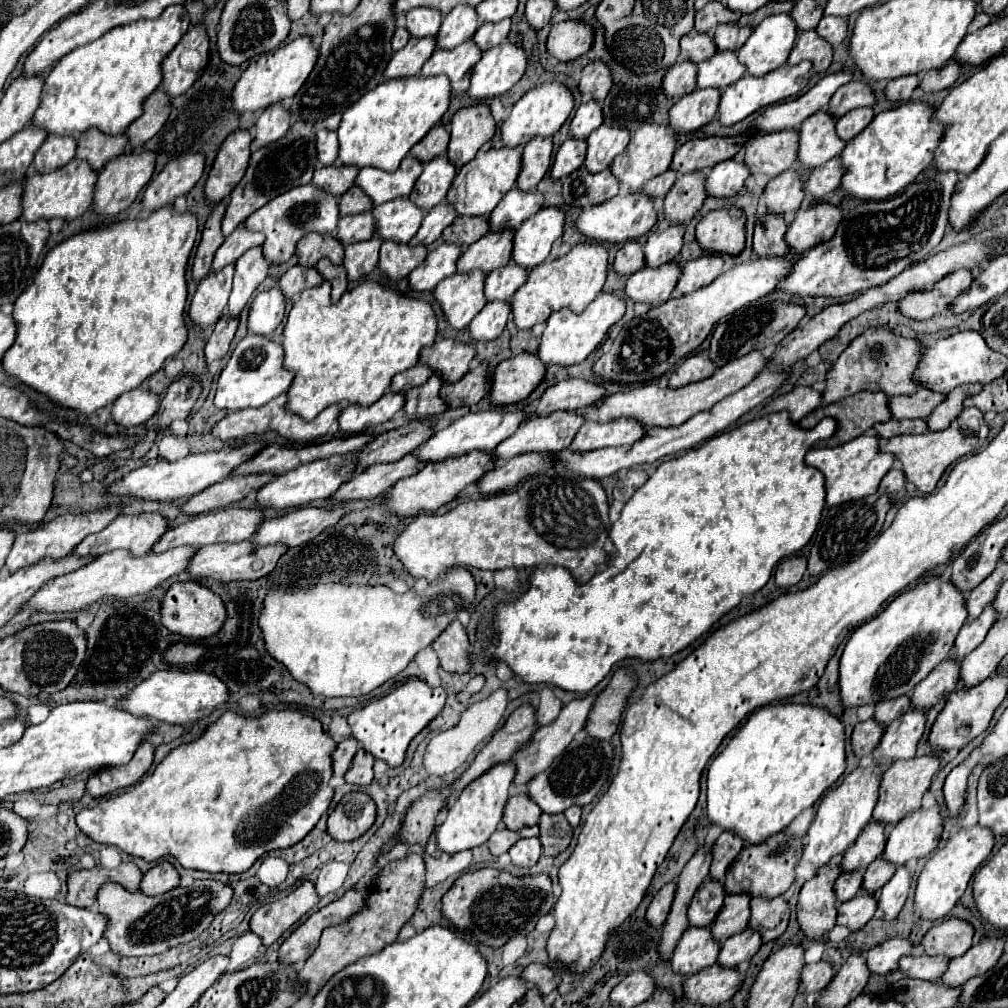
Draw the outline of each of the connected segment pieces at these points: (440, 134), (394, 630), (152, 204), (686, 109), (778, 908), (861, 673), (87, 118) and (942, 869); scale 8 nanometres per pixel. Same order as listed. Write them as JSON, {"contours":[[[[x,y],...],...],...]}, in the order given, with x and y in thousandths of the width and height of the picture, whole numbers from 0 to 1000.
{"contours":[[[[435,124],[419,140],[415,140],[413,146],[409,146],[409,154],[415,156],[417,162],[425,162],[427,158],[431,158],[442,150],[444,138],[446,138],[446,132],[438,124]]],[[[450,563],[440,568],[435,578],[419,588],[403,586],[401,590],[391,588],[383,580],[367,582],[367,580],[339,580],[325,578],[313,580],[308,586],[284,586],[274,584],[264,590],[262,606],[258,610],[258,622],[262,628],[266,648],[282,658],[286,666],[298,678],[306,680],[312,689],[323,691],[345,691],[345,689],[363,689],[375,684],[379,678],[395,670],[405,662],[405,658],[413,652],[415,646],[427,642],[431,634],[452,614],[458,602],[466,602],[472,594],[472,576],[464,564]]],[[[183,154],[169,160],[155,178],[151,178],[141,195],[143,209],[151,211],[159,205],[165,205],[175,199],[175,195],[185,193],[194,180],[200,176],[202,156],[200,154]]],[[[692,88],[690,92],[683,92],[665,106],[663,122],[671,132],[687,132],[710,114],[712,100],[712,88]]],[[[776,890],[770,892],[746,892],[744,894],[744,922],[754,924],[758,936],[772,932],[784,912],[784,902]]],[[[917,572],[915,578],[903,586],[893,588],[873,610],[853,620],[841,634],[837,648],[833,652],[833,695],[837,701],[853,701],[859,697],[873,697],[903,689],[905,684],[931,660],[935,658],[946,640],[952,622],[958,618],[956,590],[946,584],[942,576],[933,572]]],[[[169,5],[155,19],[137,19],[127,25],[117,25],[89,45],[75,47],[65,57],[62,57],[46,76],[40,104],[32,116],[32,124],[42,126],[48,134],[67,134],[73,138],[77,138],[87,128],[97,128],[105,134],[117,134],[119,130],[123,132],[127,124],[141,114],[143,98],[161,82],[159,63],[177,45],[187,27],[188,17],[183,5]]],[[[972,818],[964,822],[952,822],[946,826],[938,840],[935,844],[929,844],[921,856],[917,858],[911,876],[909,876],[909,886],[907,886],[907,900],[917,914],[933,914],[937,912],[942,902],[950,896],[950,892],[956,888],[962,870],[966,864],[982,850],[982,844],[986,840],[986,828],[982,822],[976,822]]]]}

